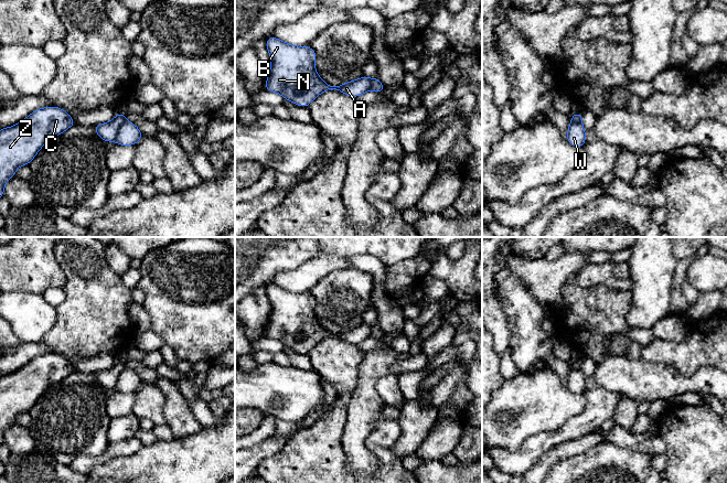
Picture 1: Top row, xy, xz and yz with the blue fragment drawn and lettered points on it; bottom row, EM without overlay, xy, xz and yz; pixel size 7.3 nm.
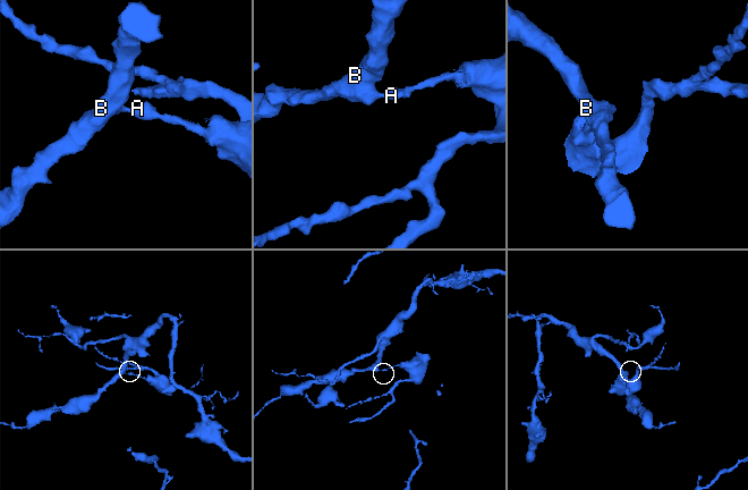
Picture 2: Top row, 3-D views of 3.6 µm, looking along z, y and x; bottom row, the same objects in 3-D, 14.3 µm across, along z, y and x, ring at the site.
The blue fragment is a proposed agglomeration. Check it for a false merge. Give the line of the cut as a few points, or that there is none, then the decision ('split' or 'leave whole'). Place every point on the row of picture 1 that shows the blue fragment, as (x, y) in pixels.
cut in xy along (126, 120), (114, 139); split

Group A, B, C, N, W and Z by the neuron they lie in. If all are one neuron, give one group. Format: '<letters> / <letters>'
A B C N Z / W

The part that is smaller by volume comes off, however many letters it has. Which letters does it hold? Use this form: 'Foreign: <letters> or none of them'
Foreign: W

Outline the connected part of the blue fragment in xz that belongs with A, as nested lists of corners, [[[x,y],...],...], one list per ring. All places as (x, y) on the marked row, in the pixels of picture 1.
[[[275,36],[266,39],[271,60],[265,89],[280,94],[285,99],[300,107],[308,107],[320,94],[336,89],[351,97],[360,97],[370,90],[371,78],[359,79],[330,86],[324,83],[314,67],[317,53],[308,45],[296,46]]]

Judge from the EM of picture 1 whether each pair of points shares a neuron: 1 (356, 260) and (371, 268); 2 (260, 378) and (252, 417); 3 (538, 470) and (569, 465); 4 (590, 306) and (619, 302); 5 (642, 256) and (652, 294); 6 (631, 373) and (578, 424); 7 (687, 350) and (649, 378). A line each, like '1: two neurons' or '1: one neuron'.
1: one neuron
2: two neurons
3: two neurons
4: one neuron
5: one neuron
6: two neurons
7: two neurons

